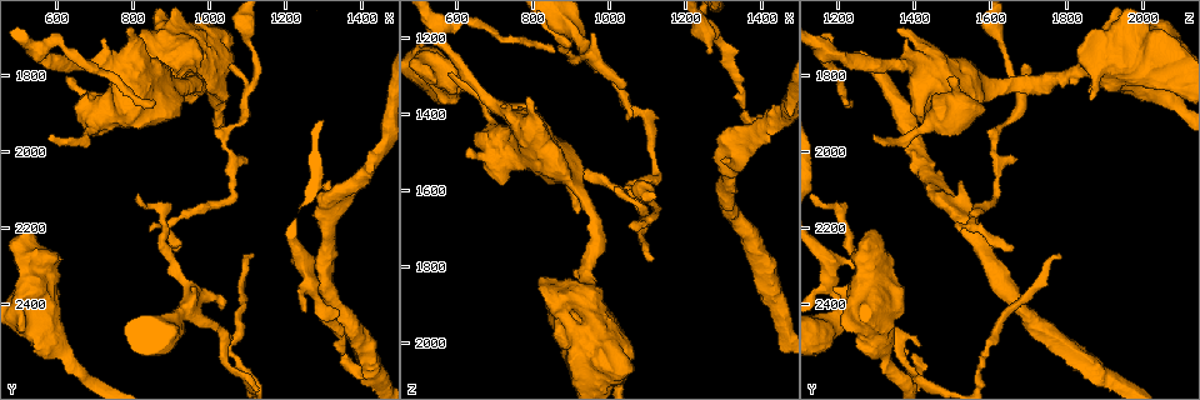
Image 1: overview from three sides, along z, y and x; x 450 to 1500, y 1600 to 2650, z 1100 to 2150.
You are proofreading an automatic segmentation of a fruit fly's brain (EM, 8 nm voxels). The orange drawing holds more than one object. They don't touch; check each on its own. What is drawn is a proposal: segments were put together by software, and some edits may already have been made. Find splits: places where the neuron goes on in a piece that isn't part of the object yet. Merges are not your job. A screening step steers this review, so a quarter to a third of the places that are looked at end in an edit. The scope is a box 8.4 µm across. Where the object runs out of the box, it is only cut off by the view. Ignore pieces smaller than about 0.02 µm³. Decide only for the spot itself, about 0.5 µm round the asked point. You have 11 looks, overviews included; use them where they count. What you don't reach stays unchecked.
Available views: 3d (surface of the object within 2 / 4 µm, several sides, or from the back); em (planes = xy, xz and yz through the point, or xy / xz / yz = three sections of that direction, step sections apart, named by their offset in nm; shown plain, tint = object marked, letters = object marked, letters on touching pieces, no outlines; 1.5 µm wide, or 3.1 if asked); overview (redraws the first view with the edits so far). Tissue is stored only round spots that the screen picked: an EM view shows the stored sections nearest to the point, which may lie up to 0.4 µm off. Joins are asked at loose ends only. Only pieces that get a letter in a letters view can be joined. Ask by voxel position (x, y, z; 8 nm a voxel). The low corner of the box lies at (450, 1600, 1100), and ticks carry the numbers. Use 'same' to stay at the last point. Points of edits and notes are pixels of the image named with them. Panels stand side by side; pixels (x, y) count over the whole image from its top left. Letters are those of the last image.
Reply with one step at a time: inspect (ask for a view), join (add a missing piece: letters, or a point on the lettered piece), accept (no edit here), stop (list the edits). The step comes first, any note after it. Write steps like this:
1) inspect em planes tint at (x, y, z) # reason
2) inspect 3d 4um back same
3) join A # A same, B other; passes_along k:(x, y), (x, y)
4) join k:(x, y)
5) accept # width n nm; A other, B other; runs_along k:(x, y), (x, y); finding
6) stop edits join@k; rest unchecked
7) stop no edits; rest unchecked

inspect em planes tint at (910, 2265, 1655) # free end

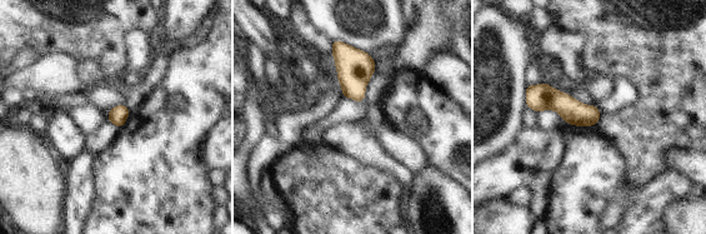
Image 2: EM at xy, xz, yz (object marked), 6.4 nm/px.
inspect em planes letters same

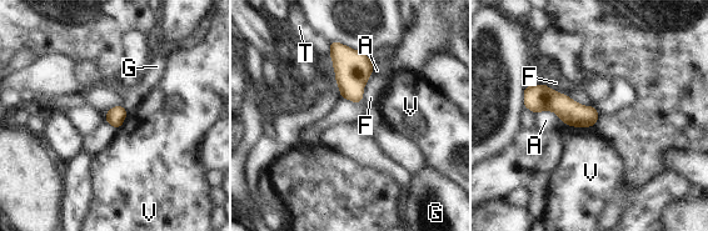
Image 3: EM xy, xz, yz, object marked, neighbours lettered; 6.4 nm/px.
accept # width 120 nm; A other, F other, G other, T other, V other; none of them fits

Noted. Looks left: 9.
inspect 3d 4um at (1295, 2085, 1530) # free end

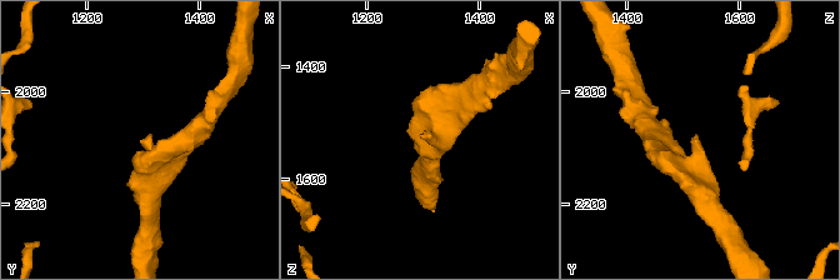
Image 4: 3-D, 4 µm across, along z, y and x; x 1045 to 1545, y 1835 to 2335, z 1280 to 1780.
inspect em xy step 4 tint at (1295, 2085, 1520)

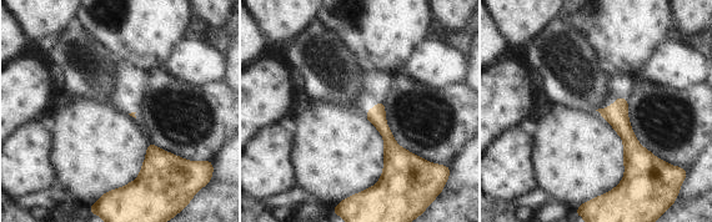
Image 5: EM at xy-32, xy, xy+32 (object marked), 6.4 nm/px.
inspect em planes letters same # cut it another way

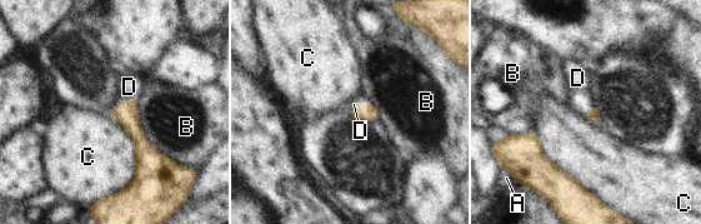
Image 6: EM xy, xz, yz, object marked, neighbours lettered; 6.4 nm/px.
join D # A other, B other, C other, D same; passes_along 6:(126, 115), (123, 104), (129, 86); the neuron continues

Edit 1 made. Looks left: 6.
inspect overview

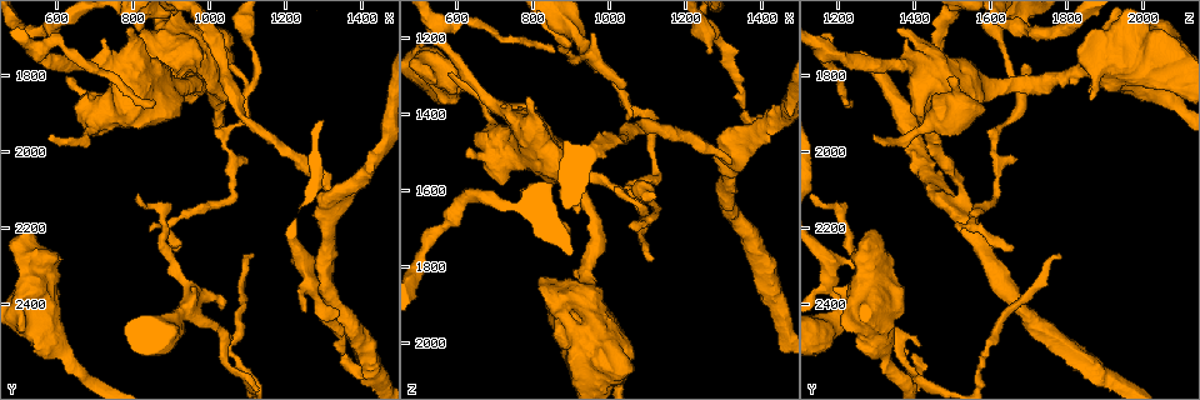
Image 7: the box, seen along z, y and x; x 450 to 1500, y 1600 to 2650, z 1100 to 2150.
inspect 3d 2um back at (855, 1875, 1235) # end of a long branch

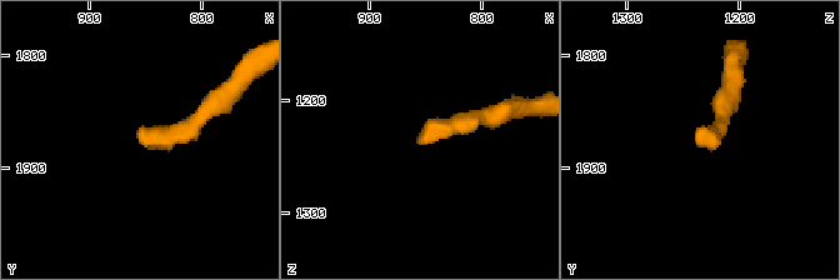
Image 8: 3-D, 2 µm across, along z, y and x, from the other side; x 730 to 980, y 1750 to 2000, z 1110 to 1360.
inspect em yz step 8 tint at (854, 1868, 1234)

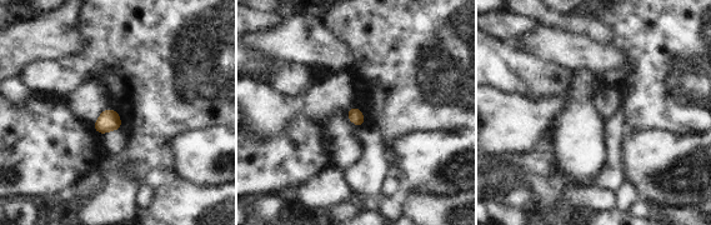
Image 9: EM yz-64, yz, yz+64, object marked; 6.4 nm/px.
inspect em planes letters same # cut it another way

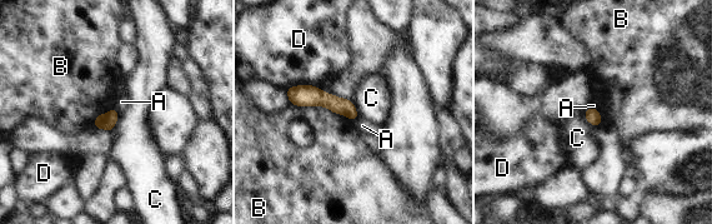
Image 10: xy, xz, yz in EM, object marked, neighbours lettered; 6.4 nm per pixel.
accept # A other, B other, C other, D other; runs_along 10:(290, 91), (315, 95), (354, 114); none of them fits

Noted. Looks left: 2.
inspect em planes letters at (1040, 2410, 1325) # branch stops here

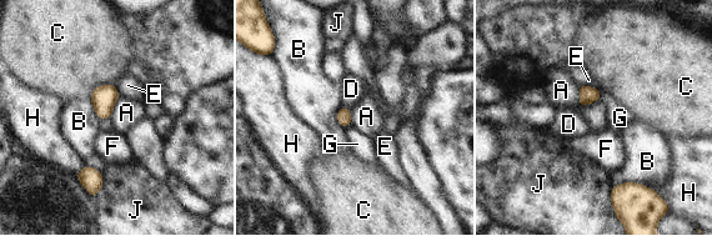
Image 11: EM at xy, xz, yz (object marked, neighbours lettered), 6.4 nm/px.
accept # longest_contact B 220 nm; A other, B other, C other, D other, E other, F other, G other, H other, J other; border 11:(578, 85), (582, 106), (600, 98); none of them fits

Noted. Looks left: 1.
stop edits join@6; rest unchecked

